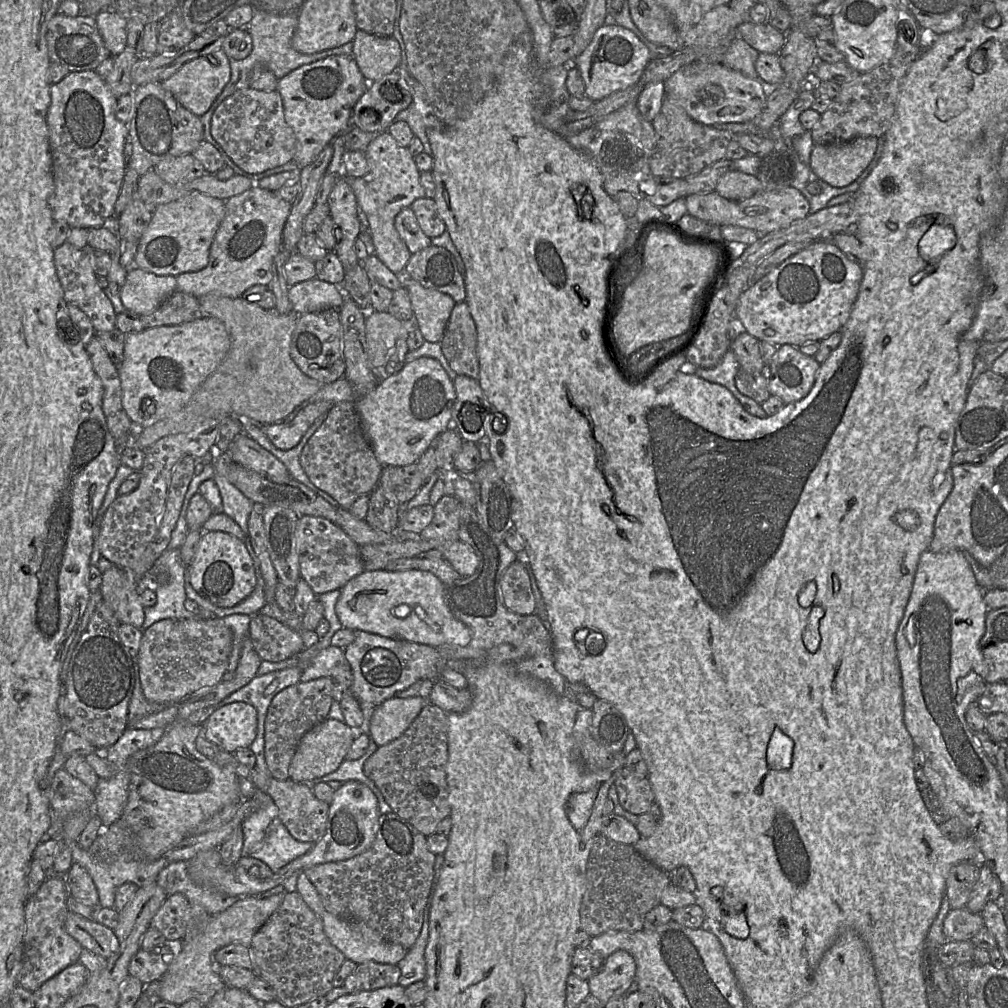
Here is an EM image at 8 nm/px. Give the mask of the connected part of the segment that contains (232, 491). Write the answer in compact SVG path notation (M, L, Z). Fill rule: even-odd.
M215 474L212 480L216 483L221 495L221 512L232 518L248 537L248 518L254 502L247 498L225 477Z

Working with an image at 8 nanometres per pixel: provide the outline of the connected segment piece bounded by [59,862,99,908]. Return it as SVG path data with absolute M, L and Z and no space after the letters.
M73 862L68 872L59 876L62 877L66 883L68 895L93 908L99 907L97 888L81 864Z

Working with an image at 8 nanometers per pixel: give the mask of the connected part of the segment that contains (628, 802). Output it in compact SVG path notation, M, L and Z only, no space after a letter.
M626 767L622 769L614 784L620 805L632 814L646 814L655 803L648 778L638 777Z

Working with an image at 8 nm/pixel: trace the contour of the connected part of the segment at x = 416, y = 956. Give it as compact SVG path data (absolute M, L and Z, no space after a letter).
M437 854L434 863L434 877L424 909L423 924L420 935L414 945L407 950L405 957L397 964L401 971L398 985L403 988L409 987L415 982L424 981L426 977L425 950L429 938L429 914L438 885L443 861L444 855Z

